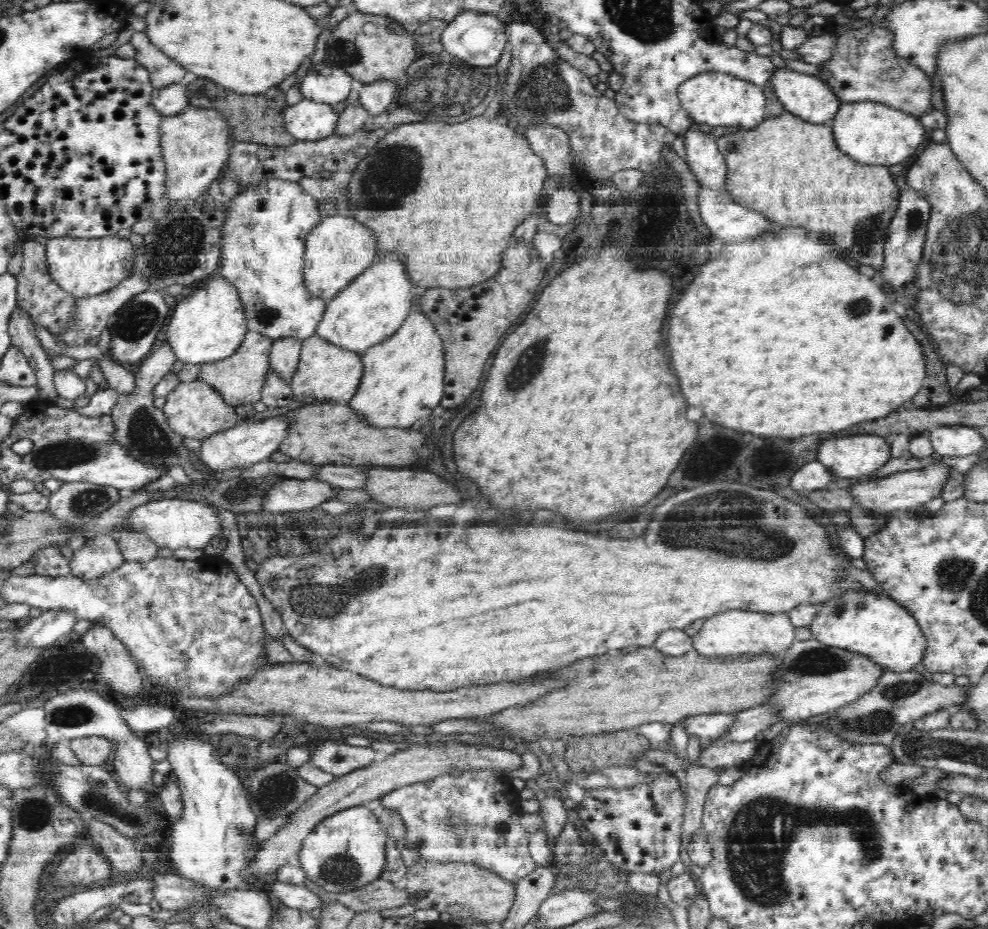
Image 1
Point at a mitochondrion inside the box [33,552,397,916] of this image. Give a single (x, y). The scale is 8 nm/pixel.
(278, 789)

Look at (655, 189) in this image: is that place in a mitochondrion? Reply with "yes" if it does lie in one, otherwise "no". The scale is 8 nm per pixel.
yes

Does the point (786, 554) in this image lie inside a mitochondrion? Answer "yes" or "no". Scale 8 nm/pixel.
yes

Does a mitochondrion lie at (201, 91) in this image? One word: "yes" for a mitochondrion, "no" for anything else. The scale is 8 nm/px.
no

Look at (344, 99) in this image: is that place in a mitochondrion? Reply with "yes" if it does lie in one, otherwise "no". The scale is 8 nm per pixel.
no

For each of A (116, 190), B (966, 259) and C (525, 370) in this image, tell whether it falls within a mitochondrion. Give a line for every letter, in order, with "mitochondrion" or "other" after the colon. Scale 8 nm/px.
A: other
B: mitochondrion
C: mitochondrion

